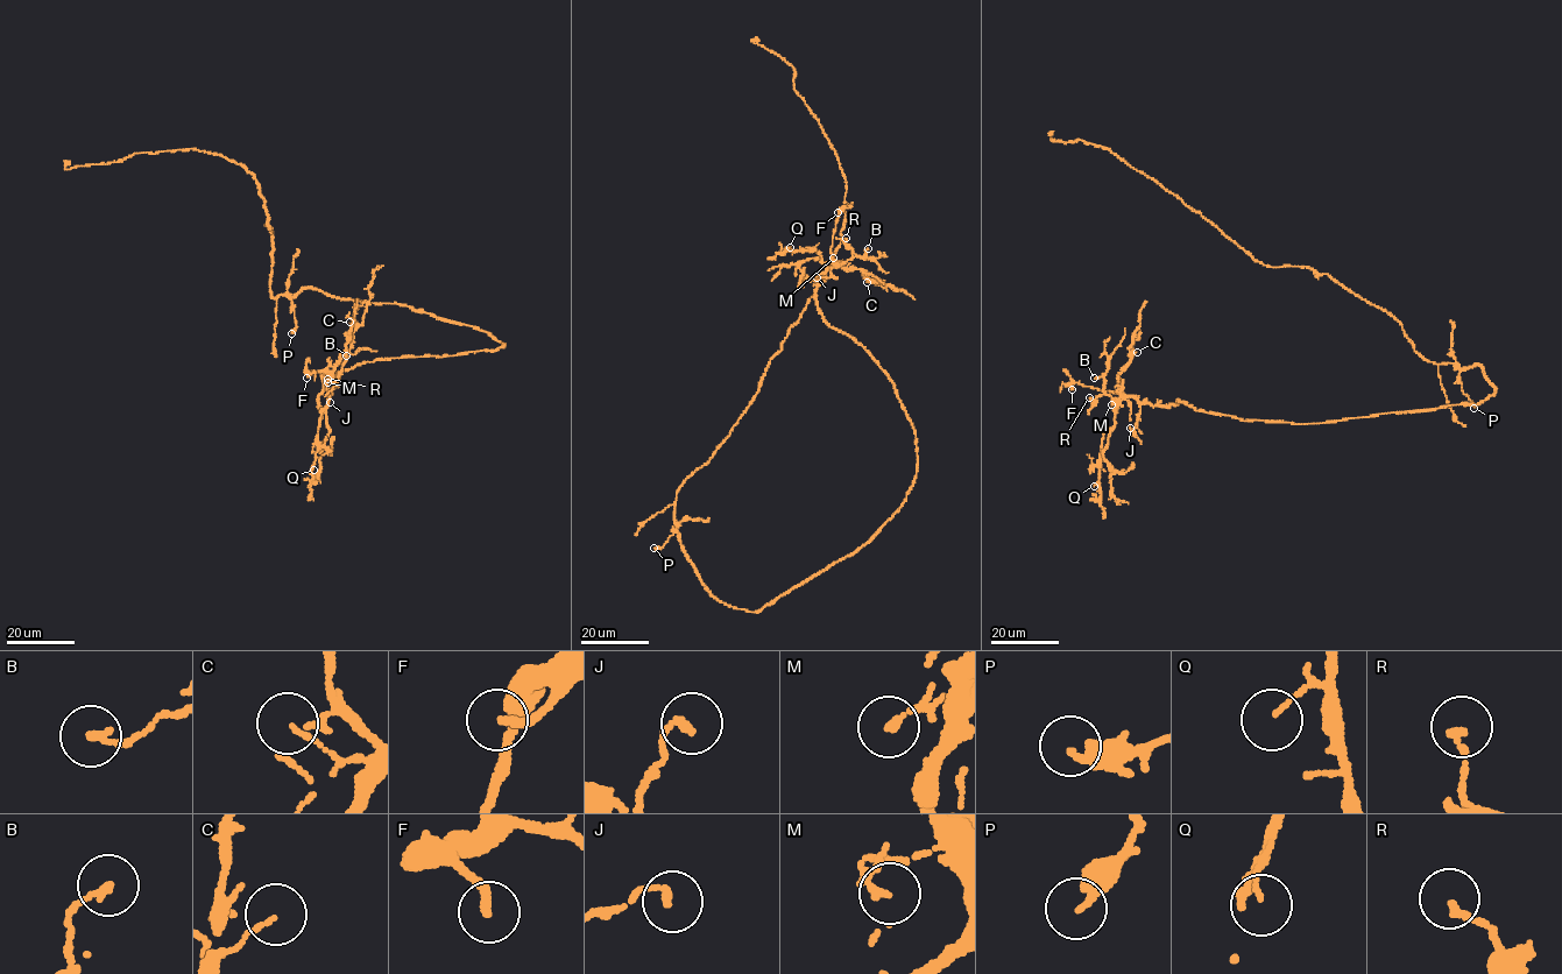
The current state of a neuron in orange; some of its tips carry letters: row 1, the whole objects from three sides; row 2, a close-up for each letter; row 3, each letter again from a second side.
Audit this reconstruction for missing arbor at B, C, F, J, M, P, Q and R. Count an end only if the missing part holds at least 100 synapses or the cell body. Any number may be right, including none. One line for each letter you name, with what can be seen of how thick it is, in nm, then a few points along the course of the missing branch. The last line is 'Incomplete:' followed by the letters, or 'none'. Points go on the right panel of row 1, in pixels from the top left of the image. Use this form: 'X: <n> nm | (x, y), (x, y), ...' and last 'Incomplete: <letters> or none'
Incomplete: none

